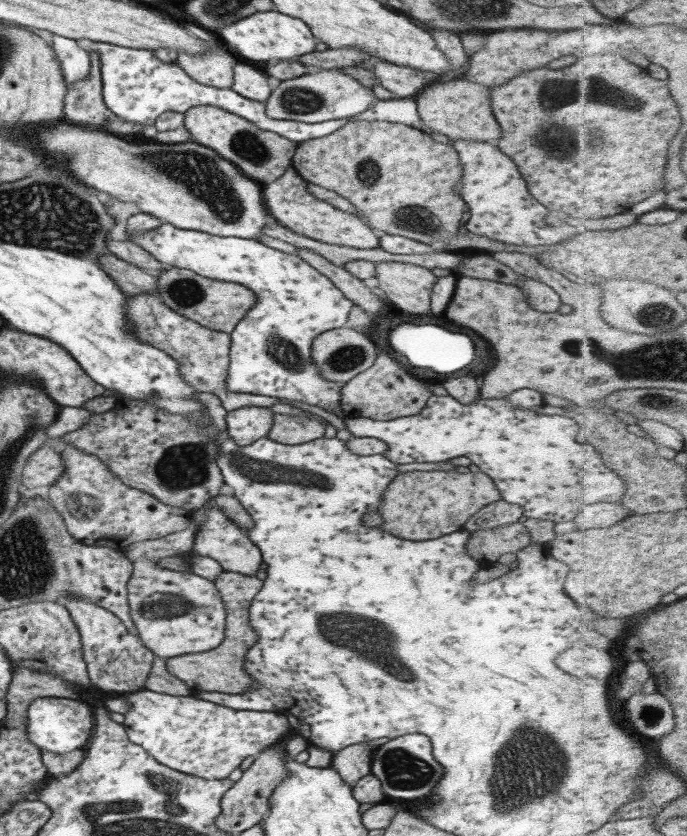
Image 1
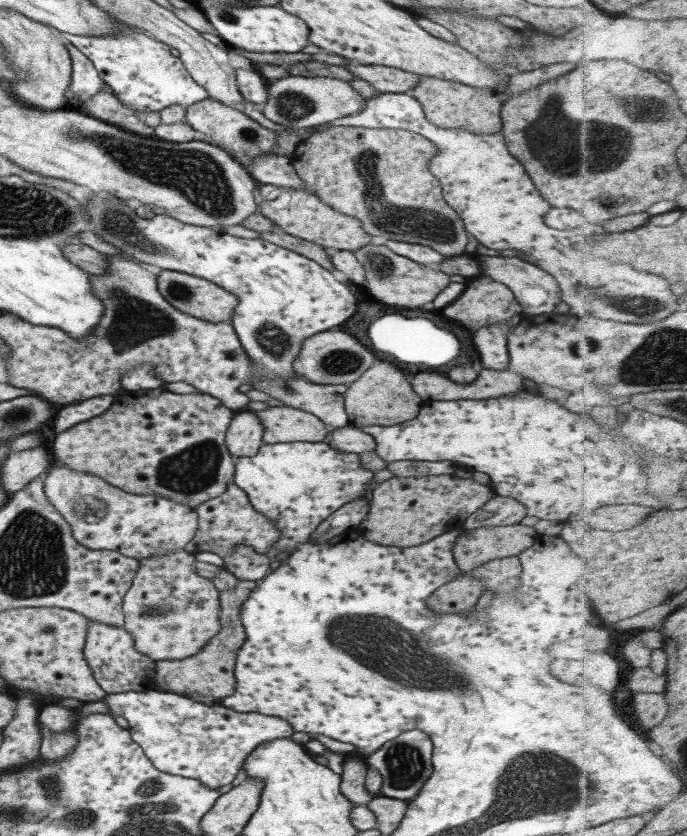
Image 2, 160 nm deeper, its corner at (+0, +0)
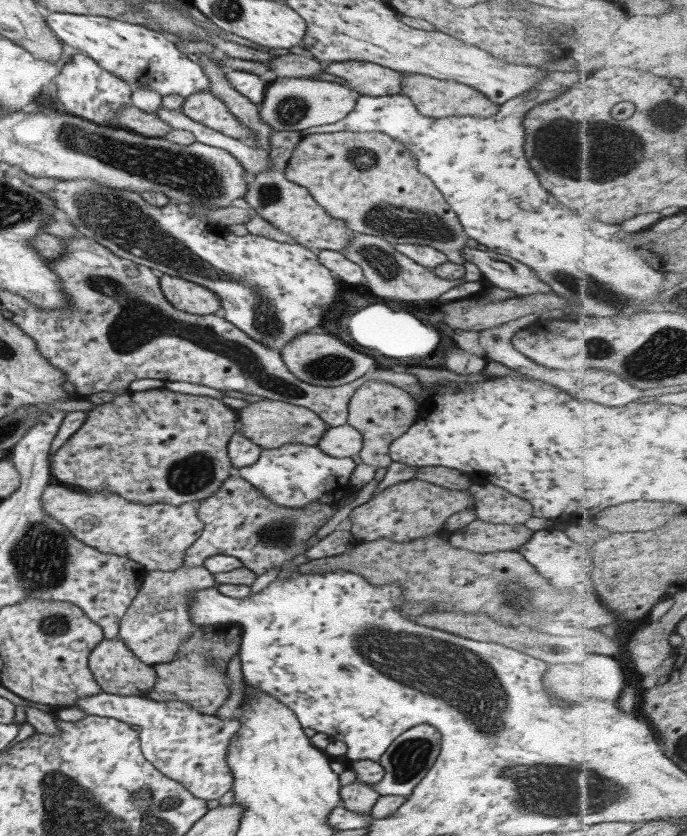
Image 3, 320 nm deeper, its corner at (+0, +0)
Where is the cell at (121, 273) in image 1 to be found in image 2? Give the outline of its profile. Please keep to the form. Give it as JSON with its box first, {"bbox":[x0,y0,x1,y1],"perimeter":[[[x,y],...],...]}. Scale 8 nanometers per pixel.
{"bbox":[61,243,107,276],"perimeter":[[[69,243],[61,246],[61,253],[69,263],[89,275],[101,276],[107,272],[107,256],[81,243]]]}

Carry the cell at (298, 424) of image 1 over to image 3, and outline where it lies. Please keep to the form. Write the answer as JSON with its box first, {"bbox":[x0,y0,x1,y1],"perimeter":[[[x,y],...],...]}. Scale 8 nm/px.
{"bbox":[235,399,329,449],"perimeter":[[[269,399],[247,403],[245,407],[235,410],[235,413],[237,415],[235,430],[261,449],[274,449],[287,443],[316,446],[320,436],[329,427],[309,409]]]}

